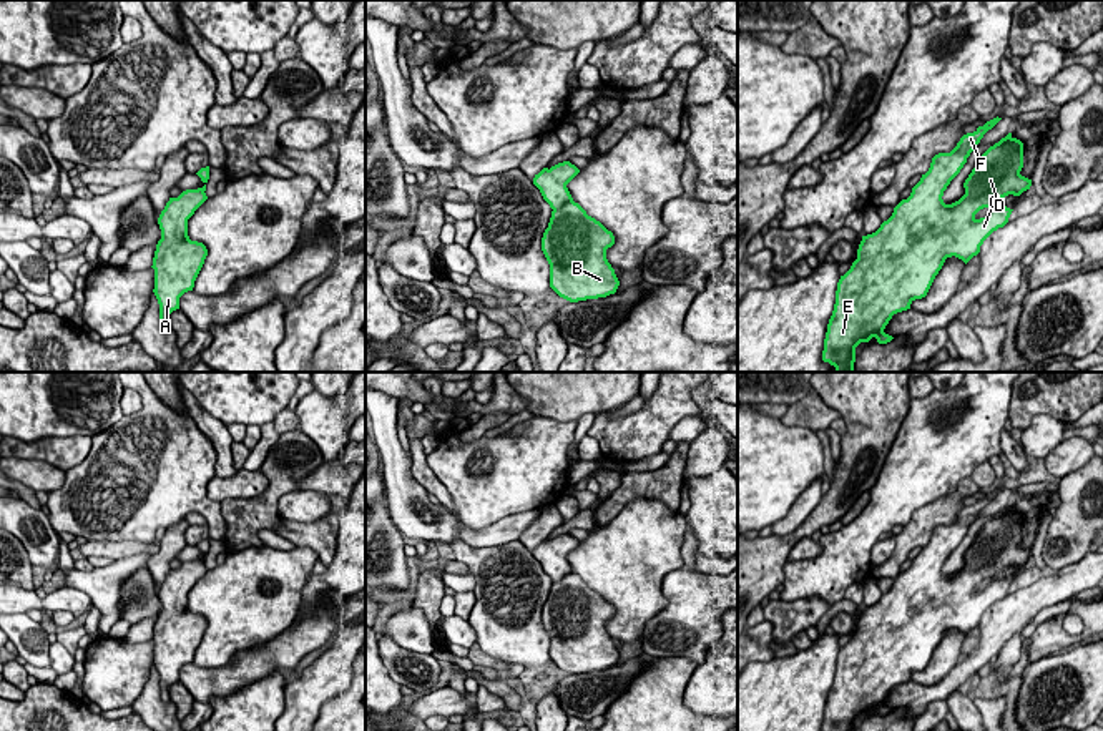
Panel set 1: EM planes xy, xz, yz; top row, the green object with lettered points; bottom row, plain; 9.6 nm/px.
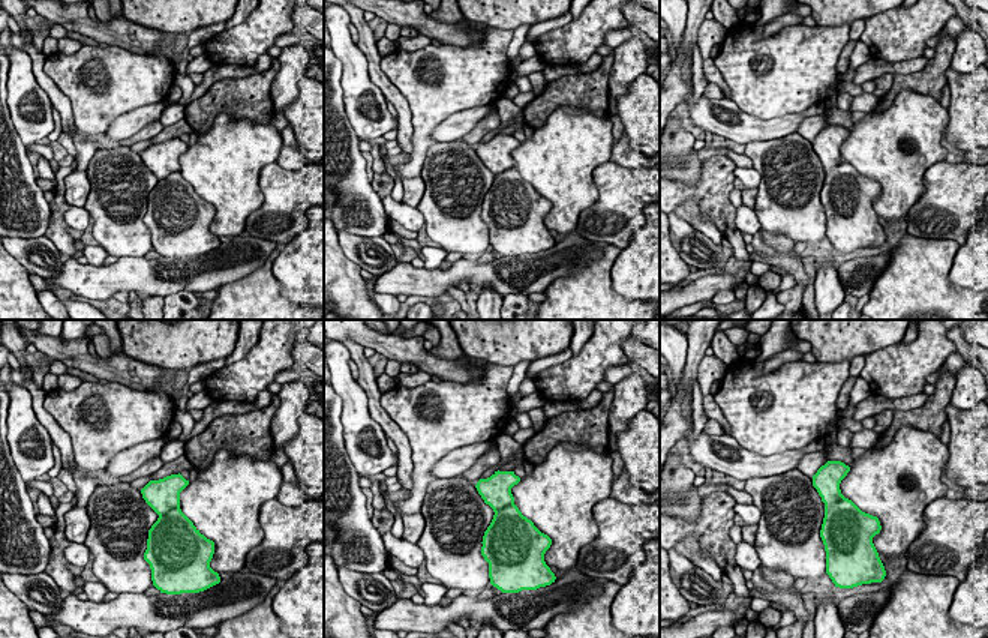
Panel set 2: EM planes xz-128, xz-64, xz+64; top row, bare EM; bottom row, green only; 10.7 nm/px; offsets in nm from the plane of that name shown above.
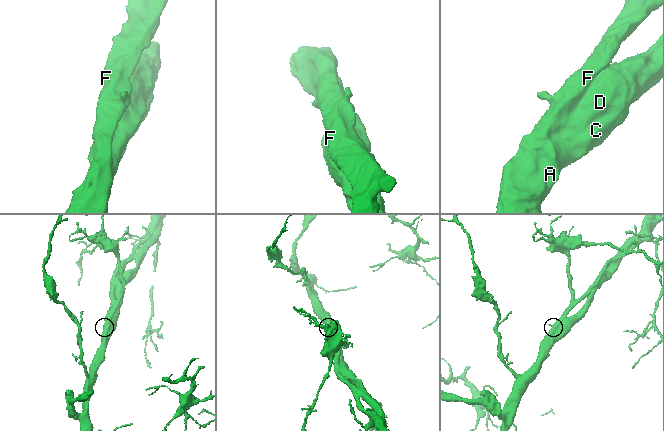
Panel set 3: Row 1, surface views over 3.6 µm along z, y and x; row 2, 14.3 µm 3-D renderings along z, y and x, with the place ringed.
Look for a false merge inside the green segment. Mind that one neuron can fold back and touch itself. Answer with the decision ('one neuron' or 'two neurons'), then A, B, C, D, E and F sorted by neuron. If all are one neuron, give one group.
one neuron; groups A B C D E F

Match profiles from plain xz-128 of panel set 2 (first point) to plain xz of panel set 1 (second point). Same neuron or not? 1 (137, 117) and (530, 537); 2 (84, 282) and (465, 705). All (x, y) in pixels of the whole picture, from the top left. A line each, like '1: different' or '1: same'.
1: different
2: same

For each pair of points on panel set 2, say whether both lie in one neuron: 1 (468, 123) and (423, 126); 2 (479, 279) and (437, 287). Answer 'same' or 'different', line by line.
1: different
2: same

